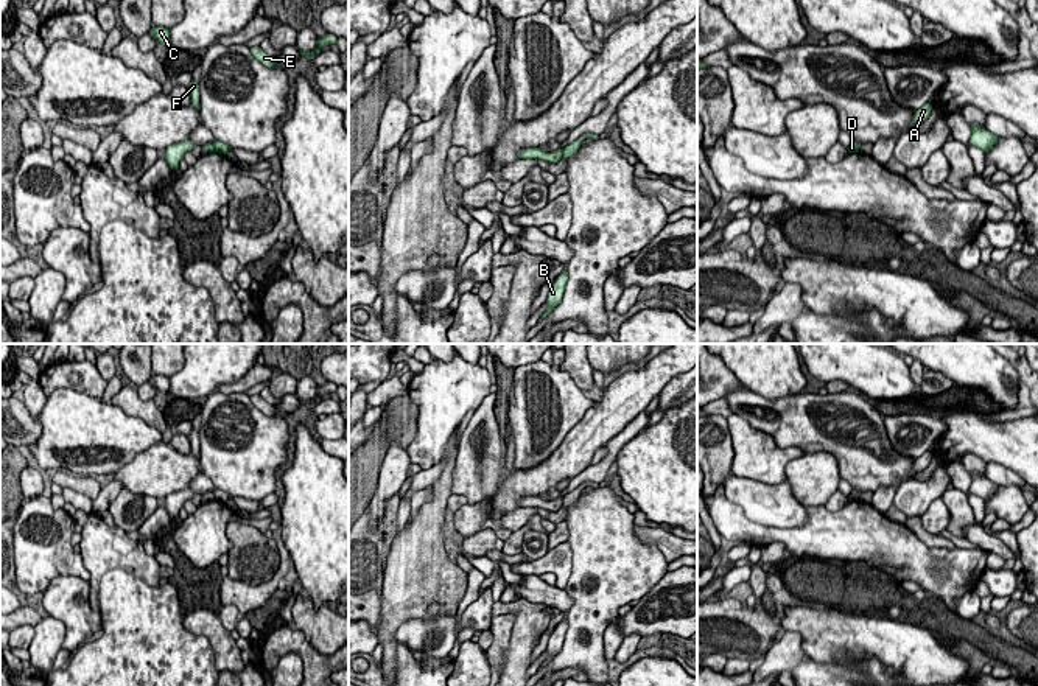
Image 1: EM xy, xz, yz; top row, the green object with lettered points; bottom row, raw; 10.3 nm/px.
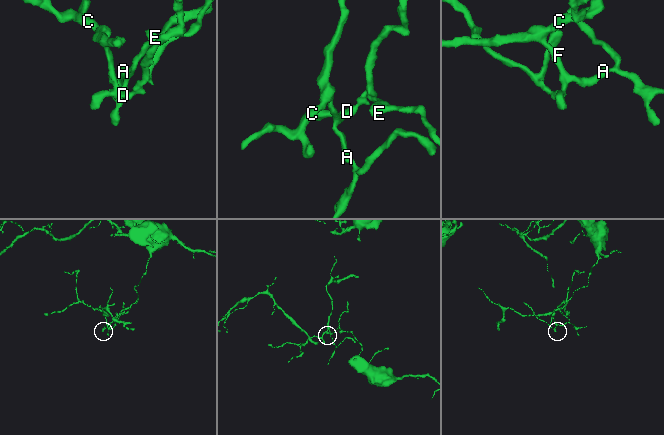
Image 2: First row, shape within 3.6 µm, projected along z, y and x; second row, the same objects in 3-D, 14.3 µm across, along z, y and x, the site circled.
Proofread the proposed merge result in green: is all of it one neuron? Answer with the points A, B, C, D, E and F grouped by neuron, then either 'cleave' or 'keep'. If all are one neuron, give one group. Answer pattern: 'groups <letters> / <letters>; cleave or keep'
groups A B C F / D E; cleave

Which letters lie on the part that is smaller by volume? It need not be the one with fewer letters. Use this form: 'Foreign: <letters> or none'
Foreign: A, B, C, F

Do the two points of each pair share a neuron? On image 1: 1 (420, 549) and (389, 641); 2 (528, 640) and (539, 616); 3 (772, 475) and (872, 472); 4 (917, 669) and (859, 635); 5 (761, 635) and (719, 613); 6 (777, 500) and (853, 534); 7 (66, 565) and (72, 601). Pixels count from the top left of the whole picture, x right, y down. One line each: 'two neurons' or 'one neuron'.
1: one neuron
2: one neuron
3: two neurons
4: one neuron
5: one neuron
6: two neurons
7: two neurons

